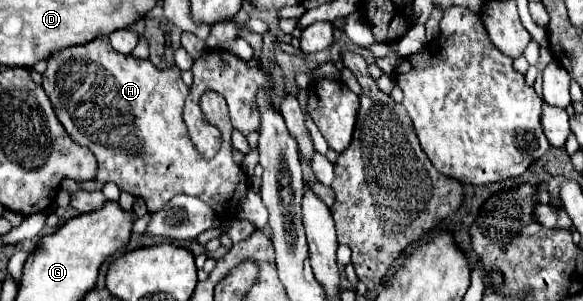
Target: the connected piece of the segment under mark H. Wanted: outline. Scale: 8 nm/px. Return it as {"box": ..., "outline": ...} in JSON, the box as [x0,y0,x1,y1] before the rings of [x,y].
{"box":[42,35,248,215],"outline":[[[104,35],[86,45],[76,45],[54,53],[48,59],[48,69],[44,73],[42,87],[52,101],[58,121],[64,125],[72,141],[82,147],[88,147],[98,161],[98,171],[92,181],[64,179],[60,183],[60,187],[68,189],[70,193],[78,189],[90,189],[90,191],[102,189],[104,183],[112,181],[122,191],[128,191],[134,197],[142,197],[150,213],[156,213],[158,209],[162,209],[164,203],[168,203],[174,195],[184,193],[184,195],[202,199],[206,205],[214,209],[220,205],[216,211],[222,215],[226,215],[222,211],[224,207],[228,207],[226,211],[230,213],[236,211],[238,203],[244,199],[244,193],[248,193],[248,175],[232,159],[232,143],[230,143],[232,123],[228,117],[228,107],[224,97],[216,91],[204,91],[204,95],[200,97],[200,107],[204,115],[208,115],[210,125],[218,127],[222,133],[220,151],[212,159],[204,159],[196,149],[196,145],[192,143],[192,139],[188,137],[188,127],[184,125],[182,111],[184,111],[184,99],[190,93],[190,87],[182,81],[180,69],[176,65],[170,69],[158,69],[148,59],[122,55],[110,47],[108,37]]]}

